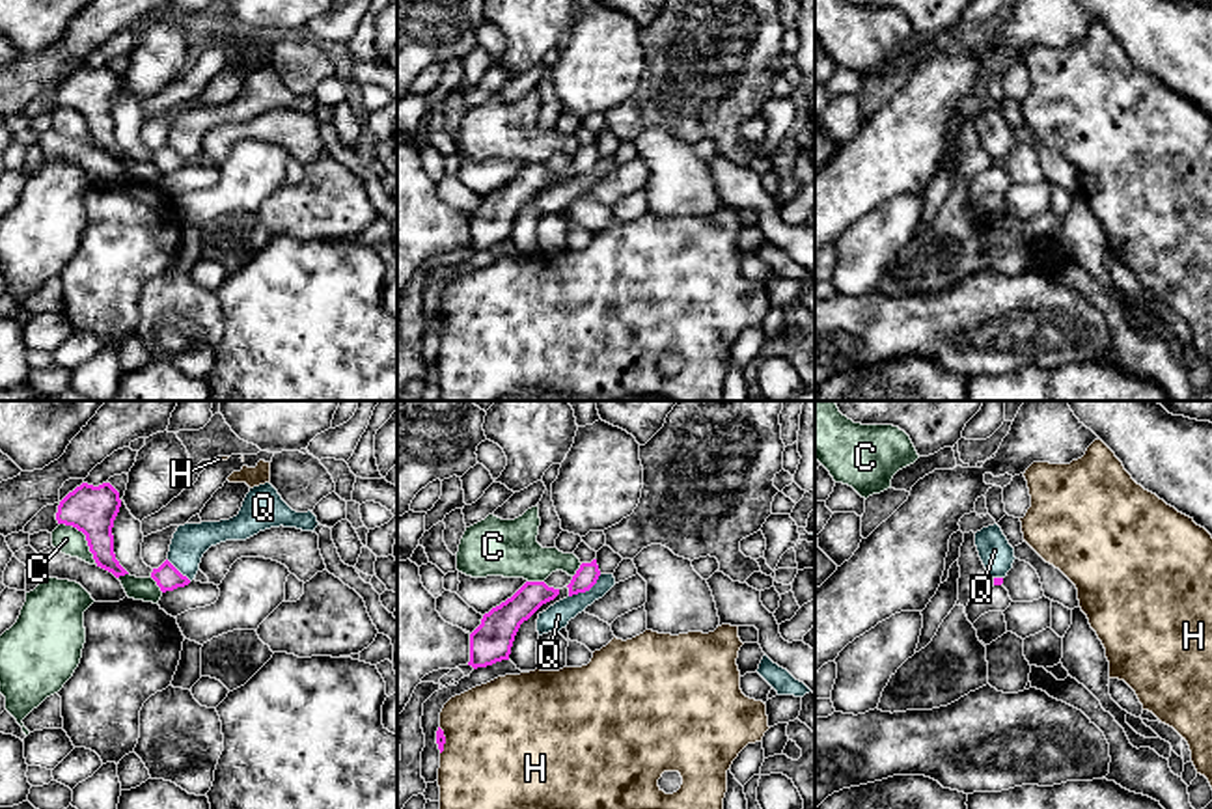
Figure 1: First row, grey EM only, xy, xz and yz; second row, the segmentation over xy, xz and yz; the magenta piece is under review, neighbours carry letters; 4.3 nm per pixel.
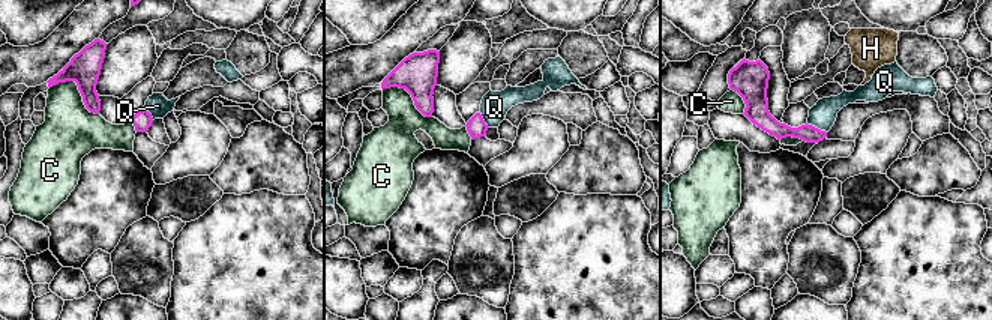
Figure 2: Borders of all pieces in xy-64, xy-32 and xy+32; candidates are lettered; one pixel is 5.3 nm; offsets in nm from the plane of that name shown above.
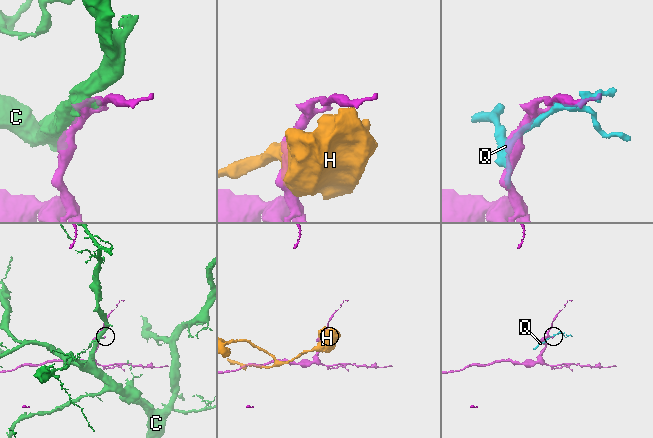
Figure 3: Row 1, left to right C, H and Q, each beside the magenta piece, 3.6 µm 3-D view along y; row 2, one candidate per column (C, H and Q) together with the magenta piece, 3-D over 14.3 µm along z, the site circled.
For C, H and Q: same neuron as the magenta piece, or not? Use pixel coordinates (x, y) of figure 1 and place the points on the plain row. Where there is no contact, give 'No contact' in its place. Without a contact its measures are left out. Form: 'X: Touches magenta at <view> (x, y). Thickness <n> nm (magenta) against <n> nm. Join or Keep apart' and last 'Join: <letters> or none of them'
C: Touches magenta at xy (86, 120). Thickness 200 nm (magenta) against 120 nm. Keep apart
H: Touches magenta at xz (444, 323). Thickness 50 nm (magenta) against 500 nm. Keep apart
Q: Touches magenta at xz (586, 172). Thickness 100 nm (magenta) against 110 nm. Keep apart
Join: none of them

